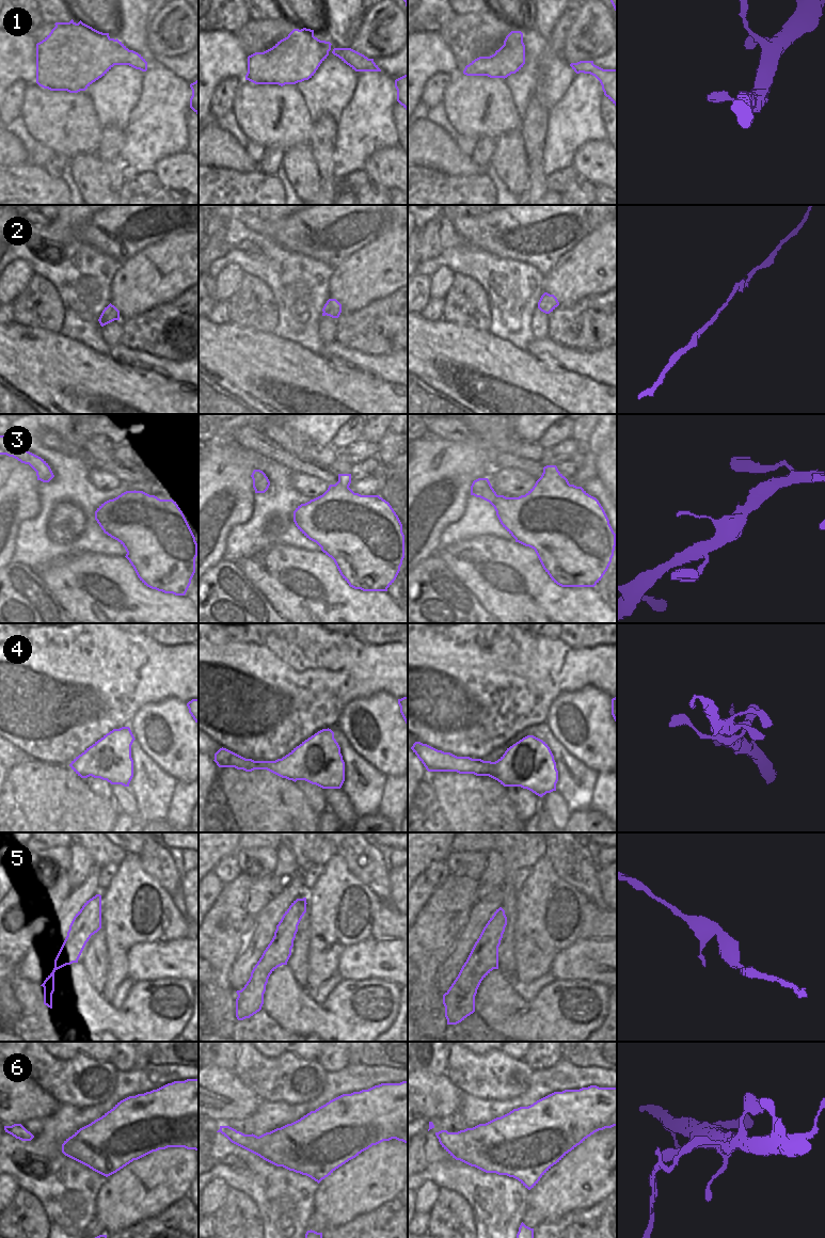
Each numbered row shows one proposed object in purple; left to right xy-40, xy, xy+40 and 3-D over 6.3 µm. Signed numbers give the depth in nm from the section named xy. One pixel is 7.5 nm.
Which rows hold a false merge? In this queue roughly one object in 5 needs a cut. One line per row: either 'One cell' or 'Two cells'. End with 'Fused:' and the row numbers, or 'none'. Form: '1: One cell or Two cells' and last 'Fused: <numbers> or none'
1: One cell
2: One cell
3: One cell
4: One cell
5: One cell
6: Two cells
Fused: 6.

